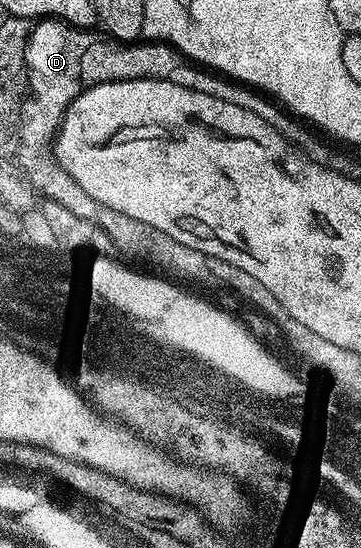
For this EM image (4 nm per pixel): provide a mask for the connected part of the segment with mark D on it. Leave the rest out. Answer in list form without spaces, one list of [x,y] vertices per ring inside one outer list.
[[[41,19],[31,32],[25,50],[27,64],[27,90],[21,104],[20,126],[16,129],[18,149],[17,167],[22,168],[41,197],[52,200],[68,212],[80,214],[82,210],[93,214],[97,226],[104,228],[108,236],[112,236],[115,251],[120,255],[127,254],[138,262],[146,262],[147,267],[165,268],[174,277],[202,278],[210,275],[211,259],[196,248],[188,248],[180,244],[180,240],[172,240],[160,228],[152,228],[152,224],[144,224],[144,220],[132,220],[132,216],[124,216],[124,212],[116,212],[88,196],[84,188],[76,184],[72,176],[55,158],[53,141],[58,126],[66,114],[70,102],[82,91],[80,78],[81,57],[85,49],[94,44],[99,33],[93,29],[74,26],[62,19]]]

